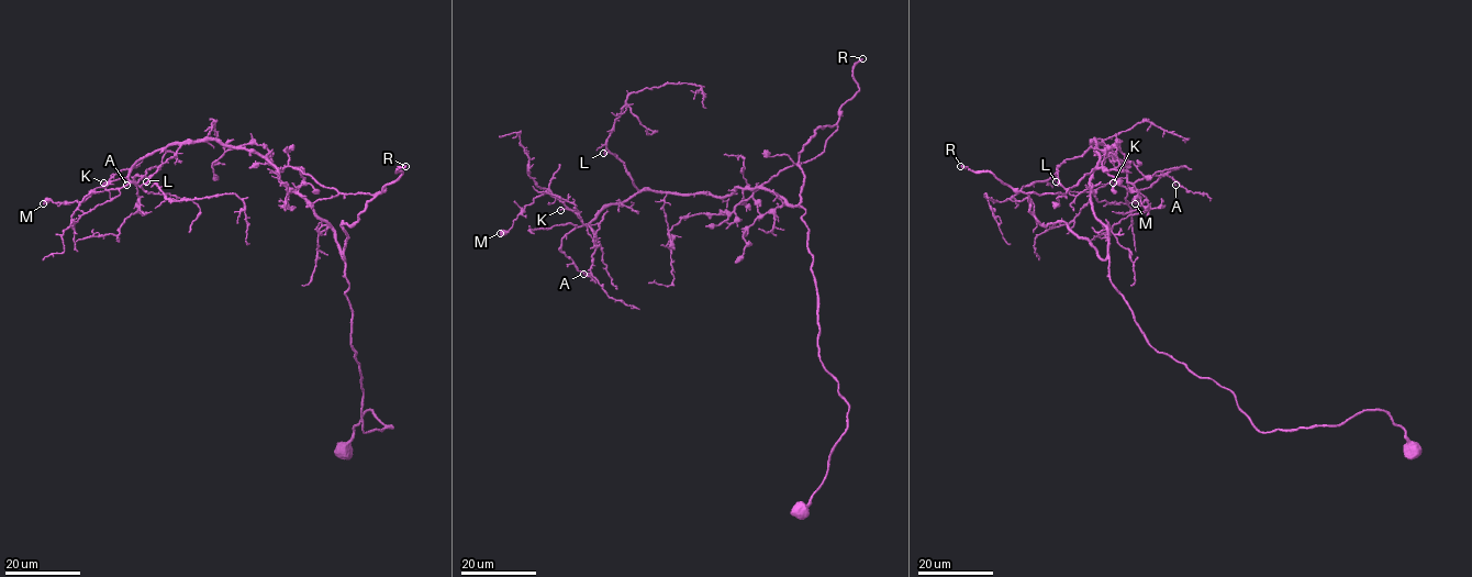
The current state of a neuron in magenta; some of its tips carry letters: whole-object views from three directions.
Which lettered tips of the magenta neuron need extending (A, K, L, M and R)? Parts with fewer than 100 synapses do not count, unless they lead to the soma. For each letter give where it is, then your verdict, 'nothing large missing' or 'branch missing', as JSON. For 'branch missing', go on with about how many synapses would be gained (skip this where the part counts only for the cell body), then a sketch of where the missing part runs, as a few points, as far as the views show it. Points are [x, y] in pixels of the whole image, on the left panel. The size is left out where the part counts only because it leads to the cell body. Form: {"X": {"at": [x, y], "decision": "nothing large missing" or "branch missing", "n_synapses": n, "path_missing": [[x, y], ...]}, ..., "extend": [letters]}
{"A": {"at": [126, 185], "decision": "nothing large missing"}, "K": {"at": [103, 182], "decision": "nothing large missing"}, "L": {"at": [146, 181], "decision": "nothing large missing"}, "M": {"at": [43, 203], "decision": "nothing large missing"}, "R": {"at": [405, 166], "decision": "branch missing", "n_synapses": 200}, "extend": ["R"]}

